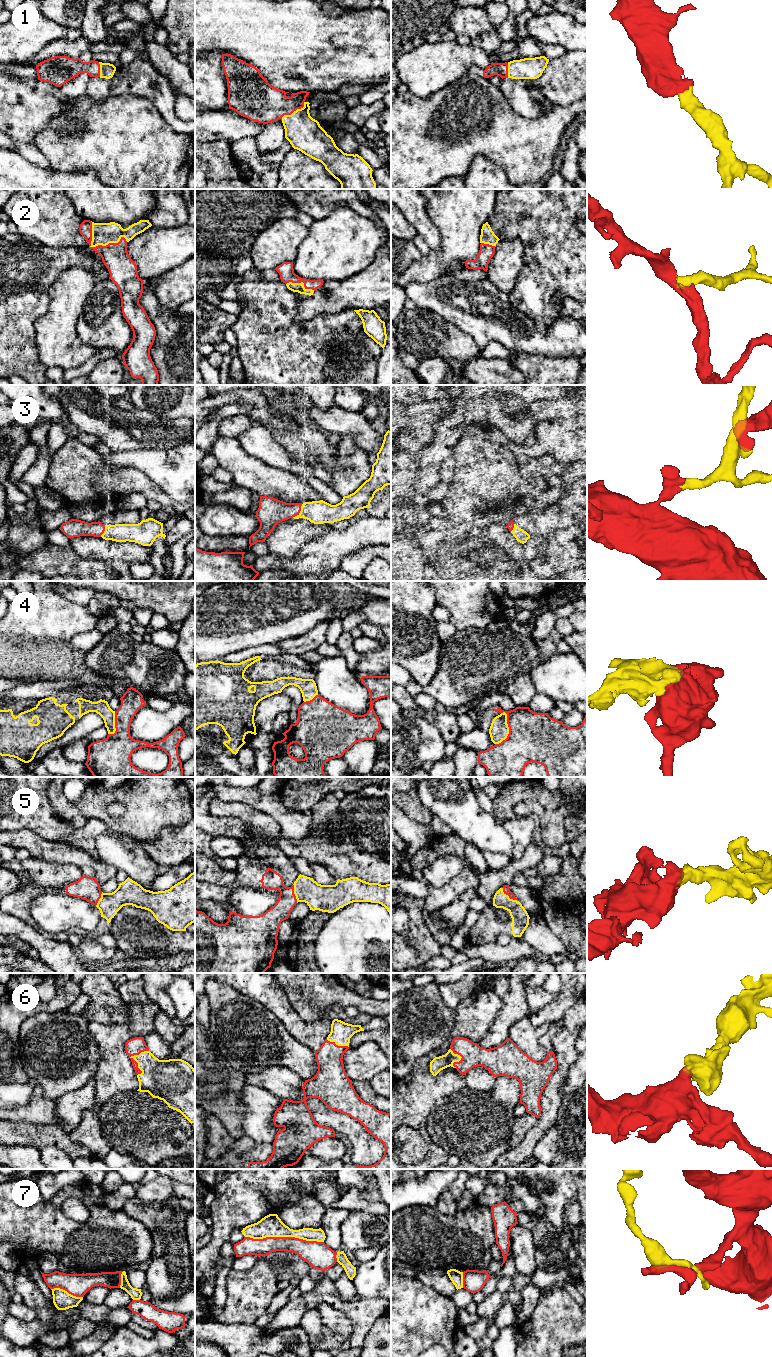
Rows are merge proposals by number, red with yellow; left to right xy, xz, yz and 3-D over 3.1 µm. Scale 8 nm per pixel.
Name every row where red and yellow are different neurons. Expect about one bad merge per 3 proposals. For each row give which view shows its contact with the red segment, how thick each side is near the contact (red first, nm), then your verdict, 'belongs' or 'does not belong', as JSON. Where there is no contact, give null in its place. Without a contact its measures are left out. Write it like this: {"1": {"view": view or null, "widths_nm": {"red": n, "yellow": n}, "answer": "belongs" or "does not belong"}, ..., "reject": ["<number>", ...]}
{"1": {"view": "xz", "widths_nm": {"red": 300, "yellow": 280}, "answer": "belongs"}, "2": {"view": "xy", "widths_nm": {"red": 220, "yellow": 180}, "answer": "belongs"}, "3": {"view": "xz", "widths_nm": {"red": 220, "yellow": 190}, "answer": "belongs"}, "4": {"view": "yz", "widths_nm": {"red": 400, "yellow": 160}, "answer": "does not belong"}, "5": {"view": "yz", "widths_nm": {"red": 60, "yellow": 140}, "answer": "belongs"}, "6": {"view": "xy", "widths_nm": {"red": 50, "yellow": 280}, "answer": "belongs"}, "7": {"view": "xz", "widths_nm": {"red": 180, "yellow": 180}, "answer": "does not belong"}, "reject": ["4", "7"]}

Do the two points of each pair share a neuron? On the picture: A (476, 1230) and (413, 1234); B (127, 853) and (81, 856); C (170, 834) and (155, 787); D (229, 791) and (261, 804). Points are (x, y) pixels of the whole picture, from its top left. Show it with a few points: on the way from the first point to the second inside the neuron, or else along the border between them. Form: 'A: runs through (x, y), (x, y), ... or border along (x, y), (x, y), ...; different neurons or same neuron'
A: runs through (460, 1234), (429, 1234); same neuron
B: border along (103, 861), (117, 869); different neurons
C: border along (184, 824), (164, 827), (160, 834), (150, 842); different neurons
D: runs through (237, 794), (249, 795), (253, 798); same neuron

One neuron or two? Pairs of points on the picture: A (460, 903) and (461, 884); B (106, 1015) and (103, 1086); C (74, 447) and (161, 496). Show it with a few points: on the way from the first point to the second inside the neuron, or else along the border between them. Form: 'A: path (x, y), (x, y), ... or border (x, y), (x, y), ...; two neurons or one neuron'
A: border (474, 888), (468, 888), (441, 907); two neurons
B: border (129, 1017), (123, 1023), (89, 1022); two neurons
C: path (96, 469), (108, 481), (136, 481), (139, 483); one neuron

